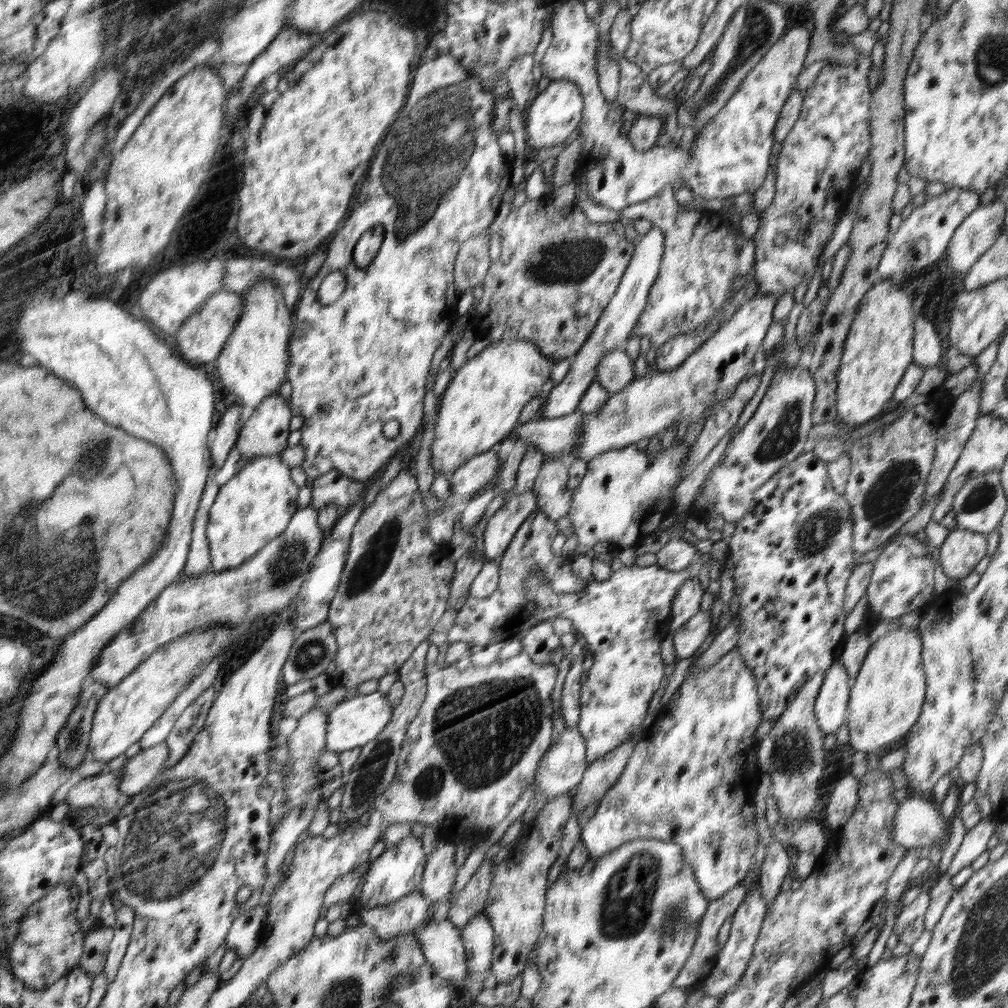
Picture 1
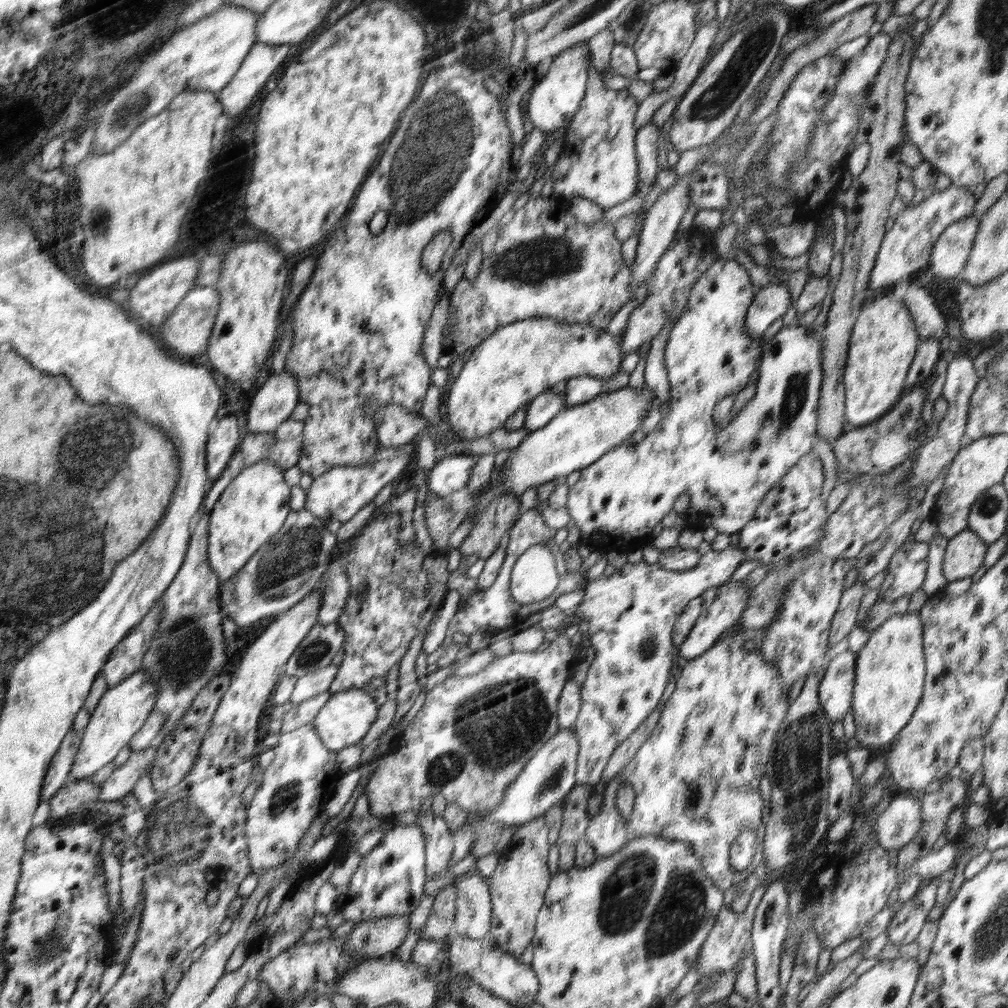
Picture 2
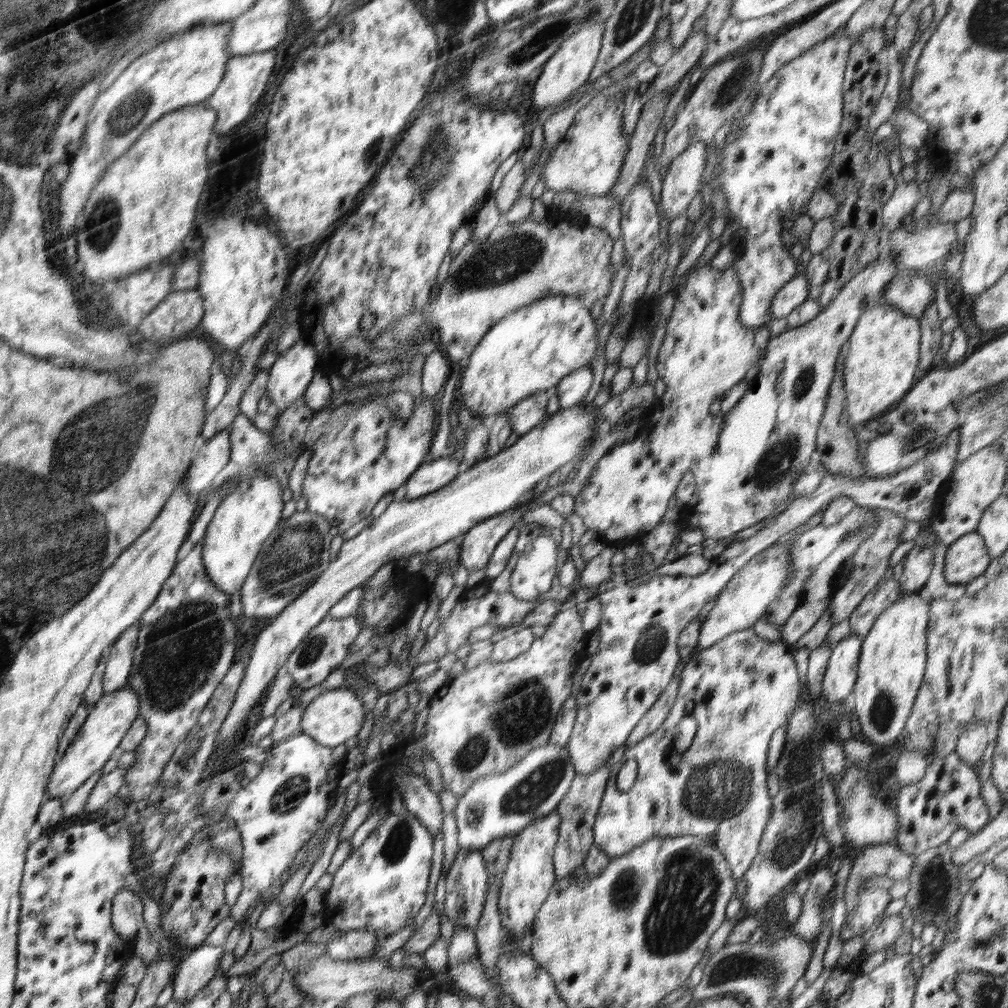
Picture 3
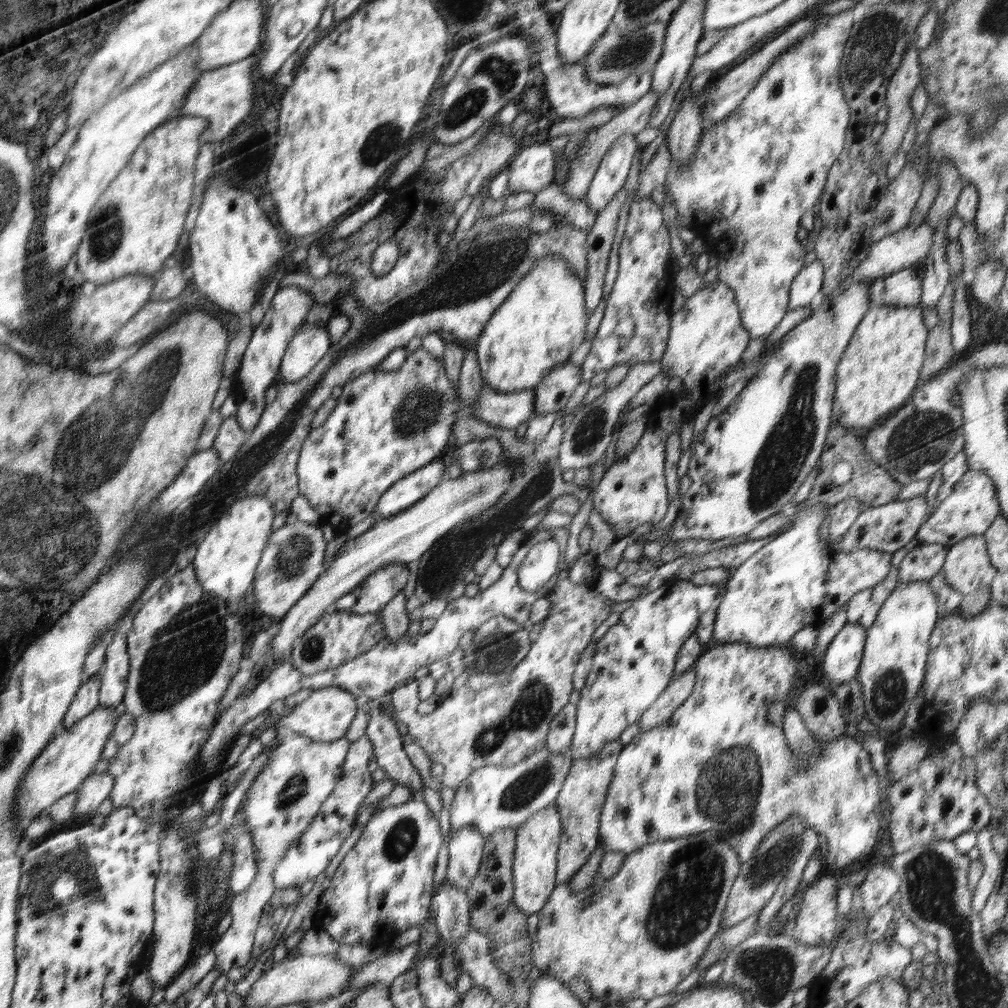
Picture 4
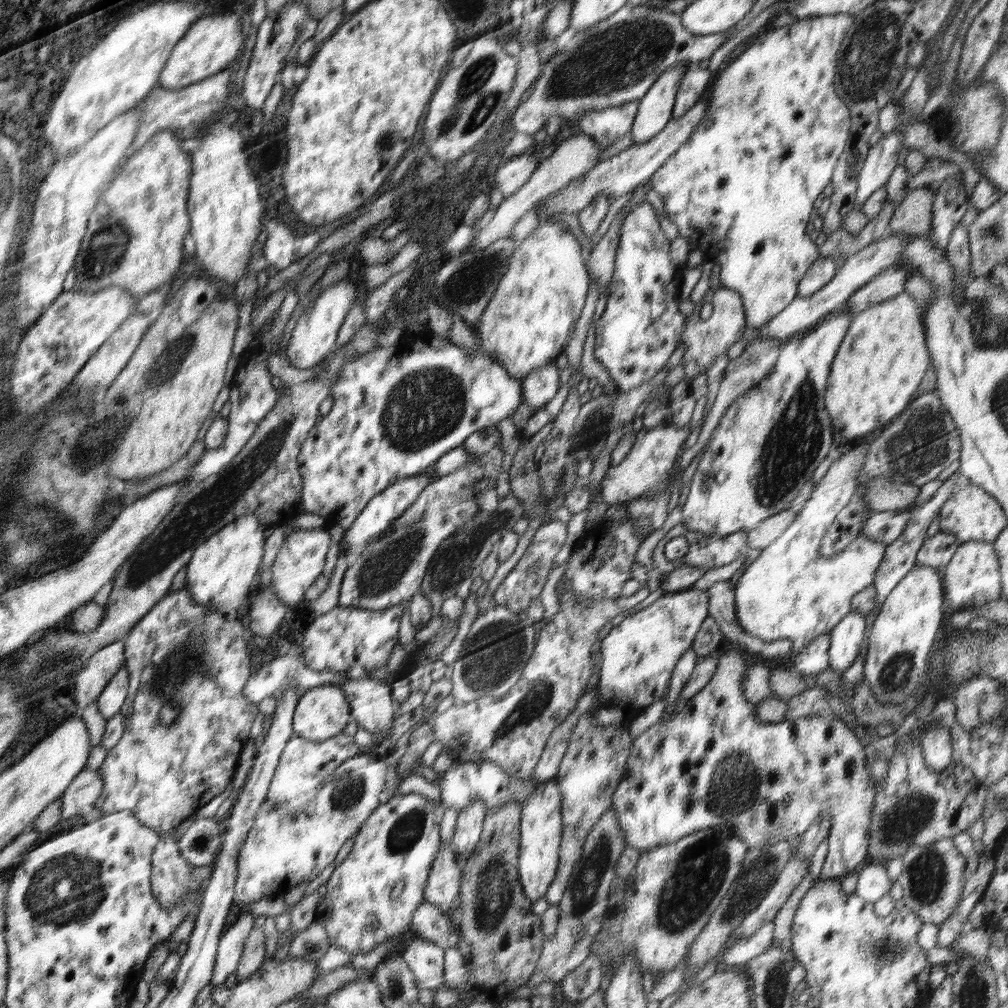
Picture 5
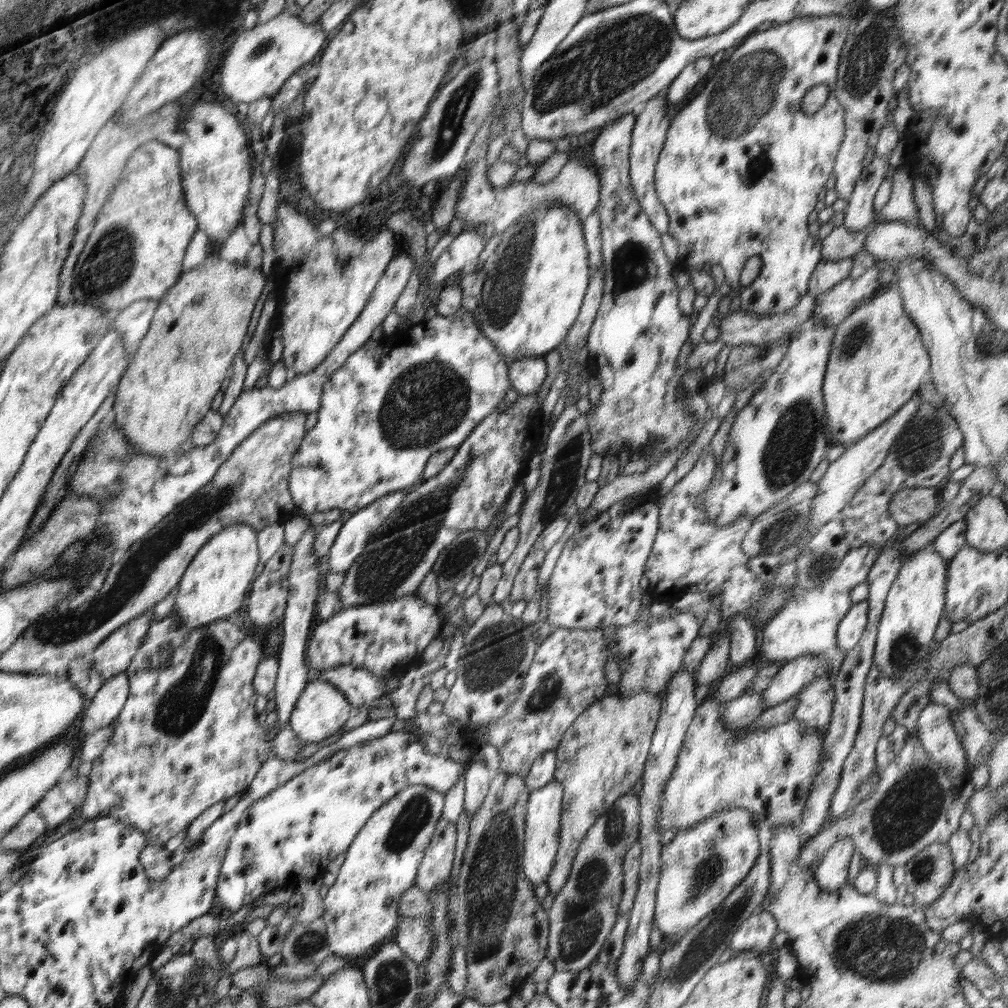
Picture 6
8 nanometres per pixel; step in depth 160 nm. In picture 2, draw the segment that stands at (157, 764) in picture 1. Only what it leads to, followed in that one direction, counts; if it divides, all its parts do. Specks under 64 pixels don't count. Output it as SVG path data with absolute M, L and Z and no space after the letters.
M156 747L132 752L129 759L112 771L112 774L102 783L99 800L105 804L125 797L133 792L138 778L144 772L149 772L157 753Z

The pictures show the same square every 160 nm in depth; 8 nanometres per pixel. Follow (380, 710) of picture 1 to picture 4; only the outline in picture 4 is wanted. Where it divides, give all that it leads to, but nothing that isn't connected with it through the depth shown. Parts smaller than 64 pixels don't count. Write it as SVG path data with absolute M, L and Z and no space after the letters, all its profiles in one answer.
M324 687L313 690L301 704L294 707L294 710L286 718L278 722L278 726L287 726L289 733L298 733L307 736L314 741L332 742L342 739L346 730L350 728L350 722L356 716L356 704L354 696L347 689L337 687Z

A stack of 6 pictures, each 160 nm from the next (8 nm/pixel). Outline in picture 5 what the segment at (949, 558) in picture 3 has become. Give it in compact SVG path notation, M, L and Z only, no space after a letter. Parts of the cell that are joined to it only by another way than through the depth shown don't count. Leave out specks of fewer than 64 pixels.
M968 541L958 545L950 563L942 570L945 597L952 610L980 608L1002 597L1000 560L993 543Z

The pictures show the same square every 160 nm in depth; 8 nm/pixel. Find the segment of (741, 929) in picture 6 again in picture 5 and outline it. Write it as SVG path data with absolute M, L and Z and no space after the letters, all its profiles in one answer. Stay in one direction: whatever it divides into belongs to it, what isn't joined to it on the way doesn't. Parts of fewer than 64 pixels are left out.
M774 920L765 922L750 938L739 938L721 957L716 970L724 971L732 967L742 966L763 950L776 944L772 935Z

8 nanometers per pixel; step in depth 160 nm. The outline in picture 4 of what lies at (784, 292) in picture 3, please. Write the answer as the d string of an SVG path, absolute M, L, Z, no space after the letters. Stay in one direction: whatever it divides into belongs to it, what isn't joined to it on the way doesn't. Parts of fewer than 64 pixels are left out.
M819 260L805 266L792 281L789 288L788 310L806 307L822 288L824 266Z

